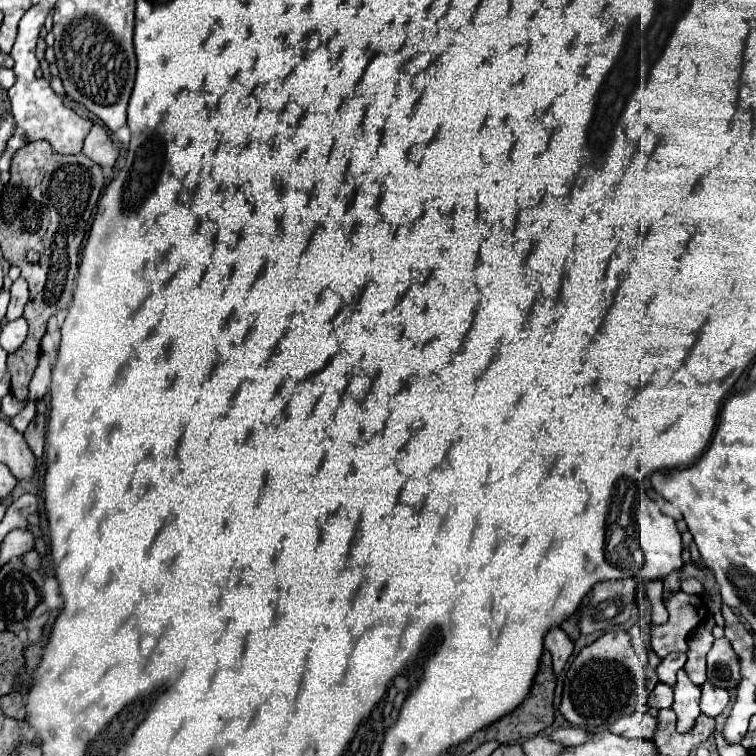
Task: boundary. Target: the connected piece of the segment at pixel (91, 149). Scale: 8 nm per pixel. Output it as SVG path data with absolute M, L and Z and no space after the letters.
M94 123L94 127L90 129L88 137L84 139L82 153L88 159L92 159L94 163L102 165L104 169L112 169L116 159L118 159L118 149L114 147L114 143L108 137L108 133L104 131L104 127L98 125L98 123Z

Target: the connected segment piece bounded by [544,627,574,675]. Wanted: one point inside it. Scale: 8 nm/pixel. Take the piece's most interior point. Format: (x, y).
(557, 642)

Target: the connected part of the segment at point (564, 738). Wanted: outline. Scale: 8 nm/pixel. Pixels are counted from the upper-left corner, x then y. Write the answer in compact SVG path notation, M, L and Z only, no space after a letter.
M568 727L568 729L556 729L550 733L550 739L564 745L564 747L574 747L574 745L580 745L584 743L588 737L586 731L582 729L576 729L576 727Z

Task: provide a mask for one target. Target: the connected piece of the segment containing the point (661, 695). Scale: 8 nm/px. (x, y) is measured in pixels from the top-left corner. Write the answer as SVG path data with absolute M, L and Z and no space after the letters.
M658 683L654 687L654 691L648 695L648 707L654 707L654 709L672 707L672 687L668 687L664 683Z

